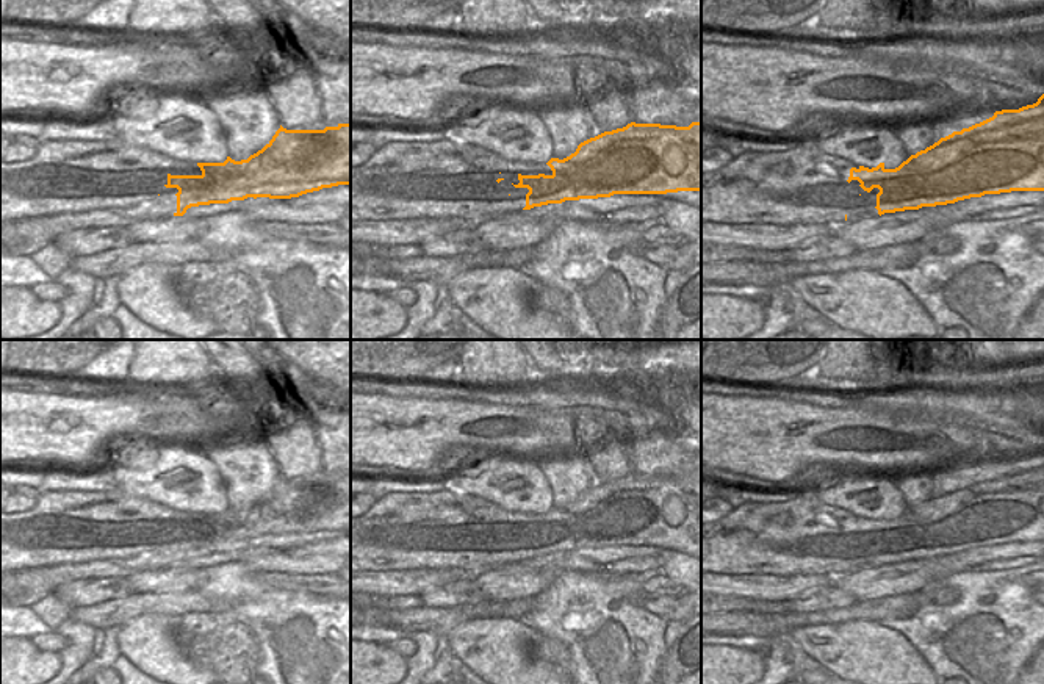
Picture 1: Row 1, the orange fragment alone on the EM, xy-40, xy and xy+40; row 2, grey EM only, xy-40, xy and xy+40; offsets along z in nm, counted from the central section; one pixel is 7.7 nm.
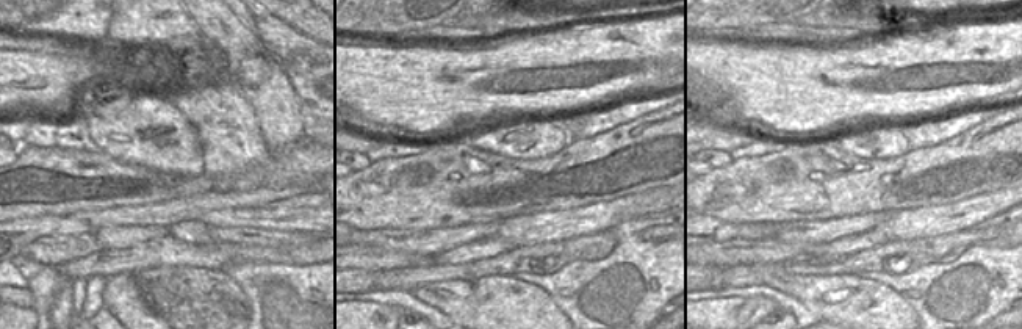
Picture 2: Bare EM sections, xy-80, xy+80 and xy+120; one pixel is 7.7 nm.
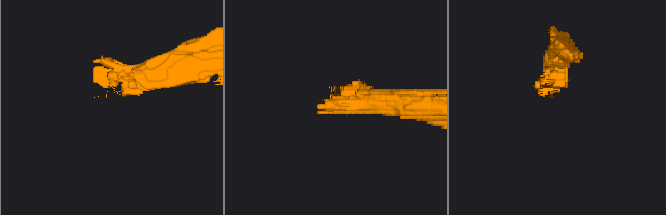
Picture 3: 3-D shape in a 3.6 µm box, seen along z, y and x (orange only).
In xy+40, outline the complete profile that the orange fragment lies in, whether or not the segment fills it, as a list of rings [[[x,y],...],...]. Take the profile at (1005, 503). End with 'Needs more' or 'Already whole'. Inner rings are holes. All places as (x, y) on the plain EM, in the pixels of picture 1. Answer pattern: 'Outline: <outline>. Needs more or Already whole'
Outline: [[[1044,445],[1019,460],[995,462],[992,468],[941,488],[900,513],[858,517],[819,496],[819,485],[800,487],[789,501],[736,507],[701,524],[701,573],[720,574],[828,574],[845,573],[844,563],[861,546],[878,538],[878,565],[1011,542],[1044,542]]]. Needs more.

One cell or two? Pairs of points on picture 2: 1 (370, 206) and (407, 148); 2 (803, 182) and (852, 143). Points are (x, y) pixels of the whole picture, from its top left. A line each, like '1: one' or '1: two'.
1: two
2: two

